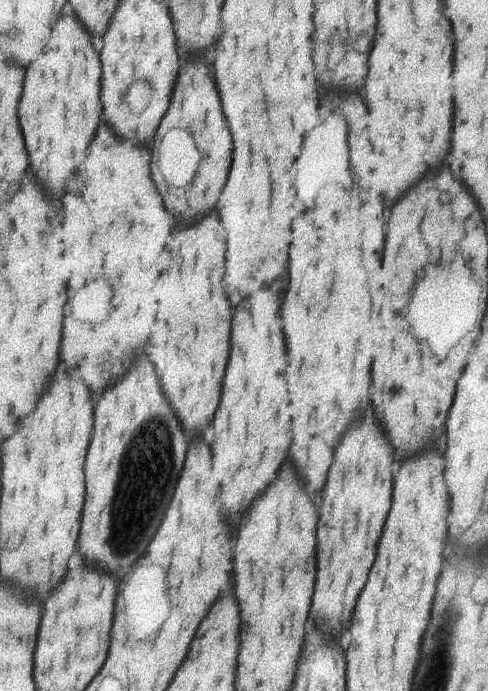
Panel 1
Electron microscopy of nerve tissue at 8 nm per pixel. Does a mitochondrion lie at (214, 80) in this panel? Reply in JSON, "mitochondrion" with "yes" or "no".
{"mitochondrion":"no"}

